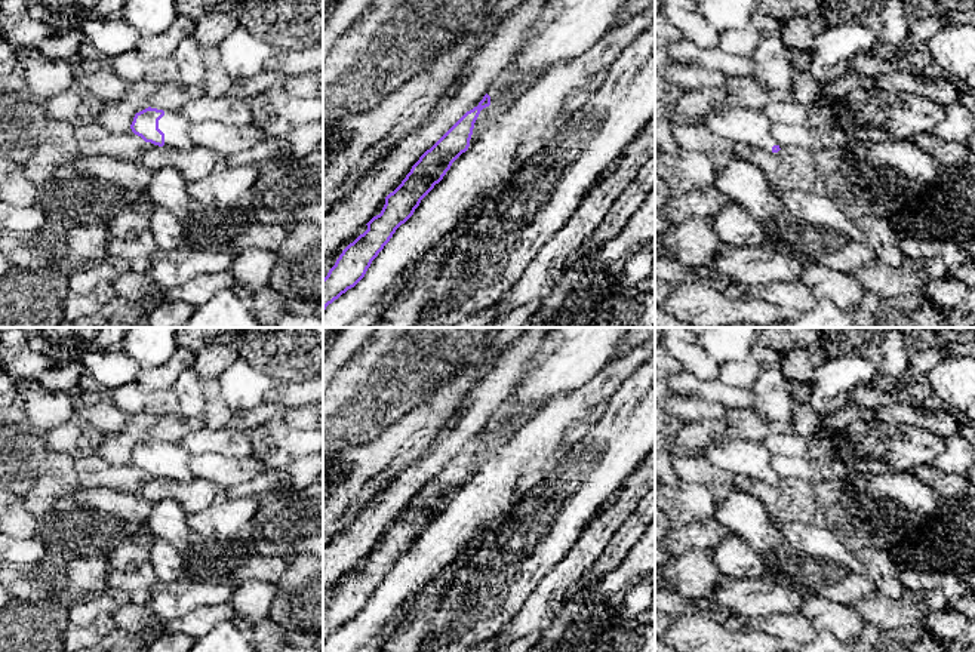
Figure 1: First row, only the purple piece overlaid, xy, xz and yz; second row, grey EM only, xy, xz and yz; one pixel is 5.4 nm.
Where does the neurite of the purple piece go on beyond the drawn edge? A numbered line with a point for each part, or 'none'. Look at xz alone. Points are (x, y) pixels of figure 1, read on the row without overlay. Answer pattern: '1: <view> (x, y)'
1: xz (571, 356)

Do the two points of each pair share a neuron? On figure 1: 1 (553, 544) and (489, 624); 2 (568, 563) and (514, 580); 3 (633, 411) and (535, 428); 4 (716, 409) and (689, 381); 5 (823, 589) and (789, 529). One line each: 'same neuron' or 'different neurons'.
1: same neuron
2: different neurons
3: different neurons
4: different neurons
5: different neurons

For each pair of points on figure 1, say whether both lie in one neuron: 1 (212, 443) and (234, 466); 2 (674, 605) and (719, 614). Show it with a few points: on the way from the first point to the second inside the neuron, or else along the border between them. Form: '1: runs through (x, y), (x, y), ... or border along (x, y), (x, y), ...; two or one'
1: border along (200, 454), (249, 455); two
2: runs through (685, 606), (709, 608); one

